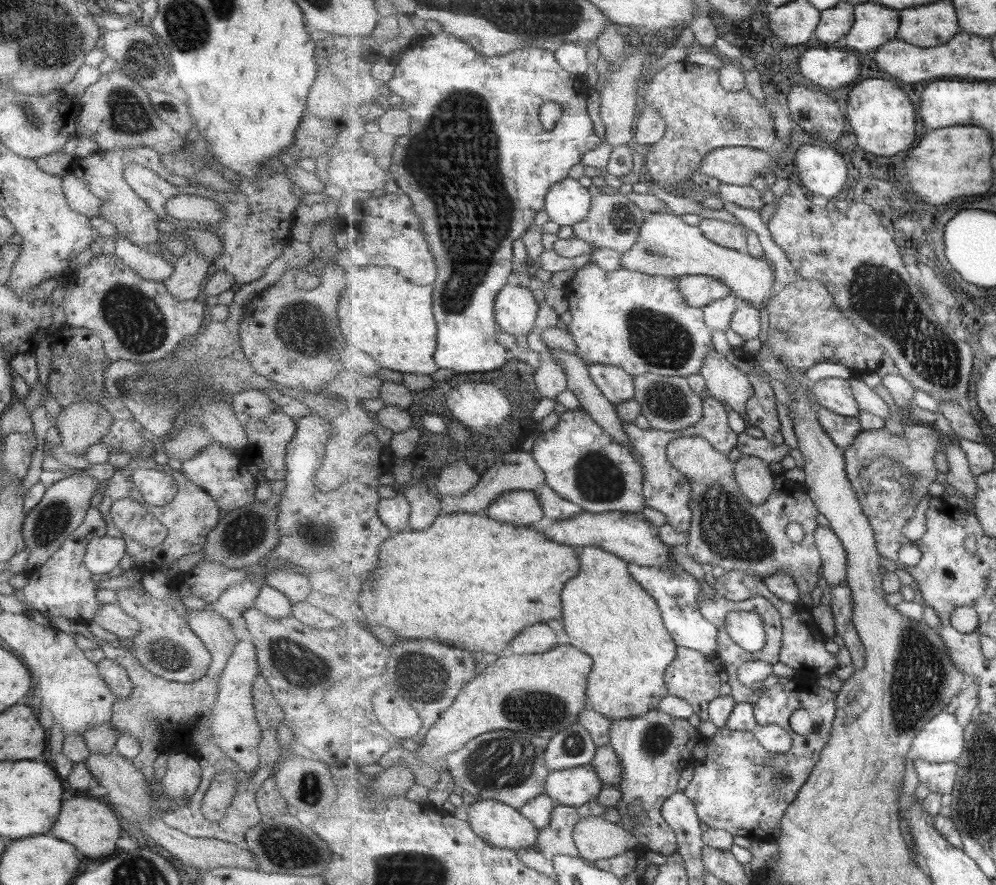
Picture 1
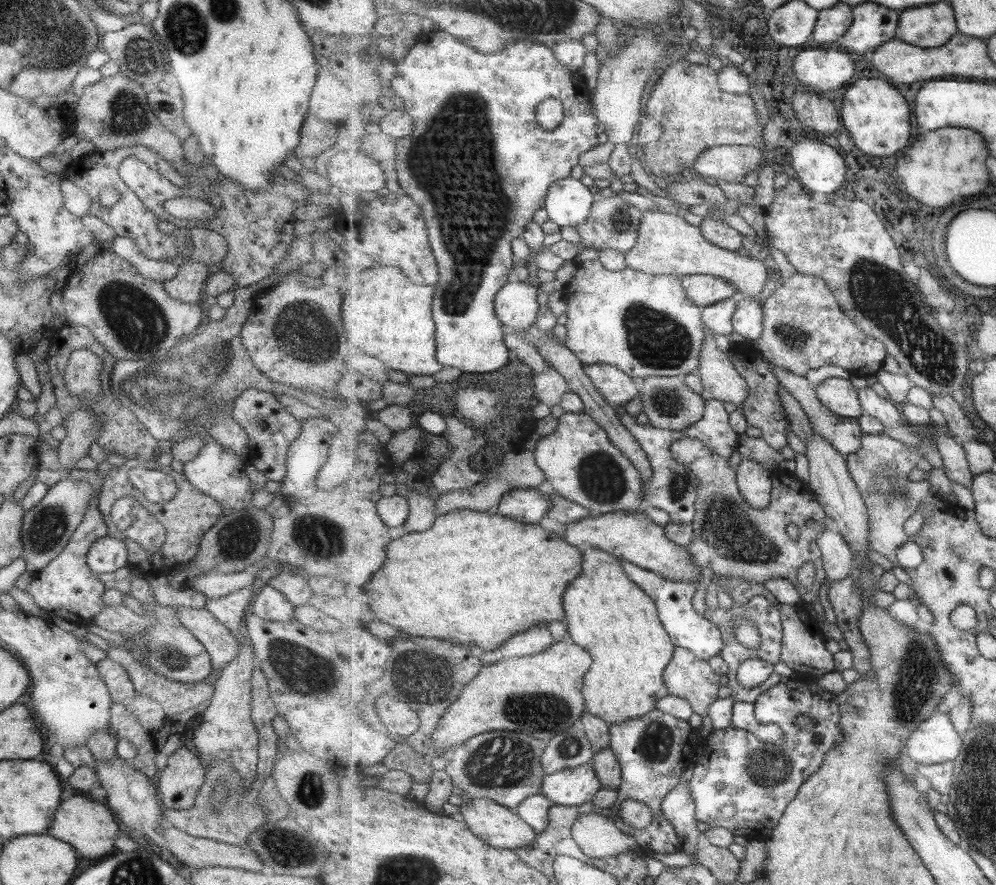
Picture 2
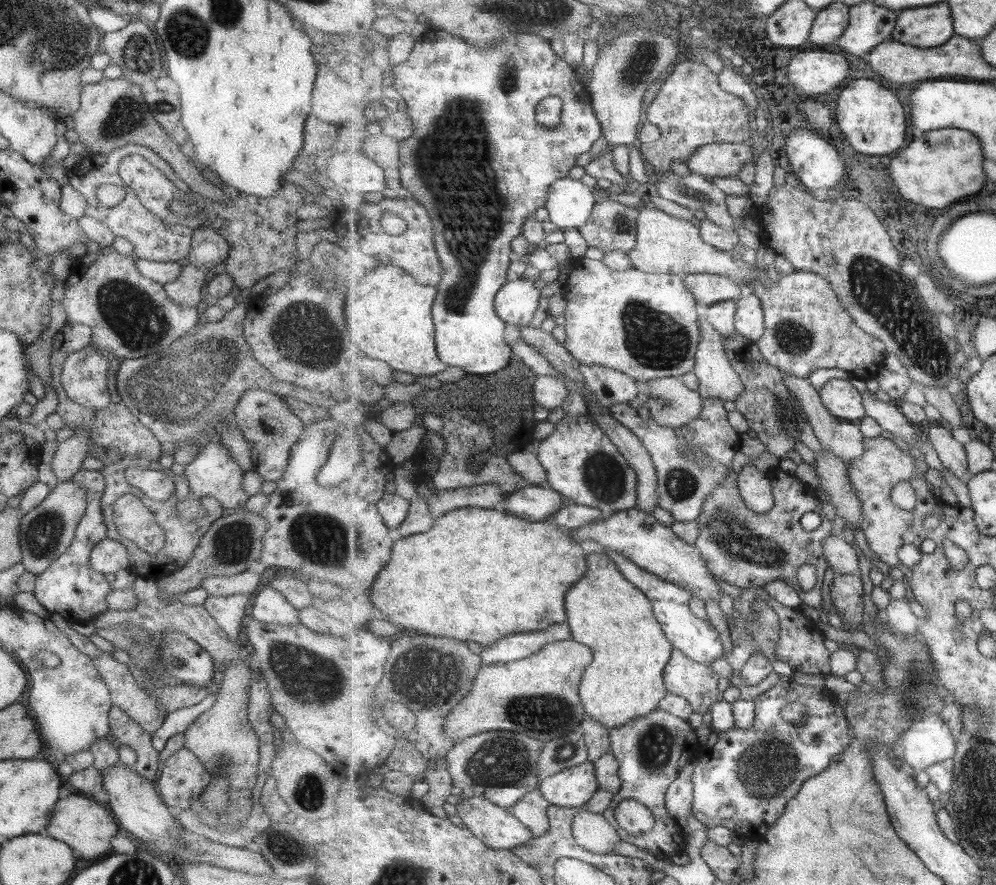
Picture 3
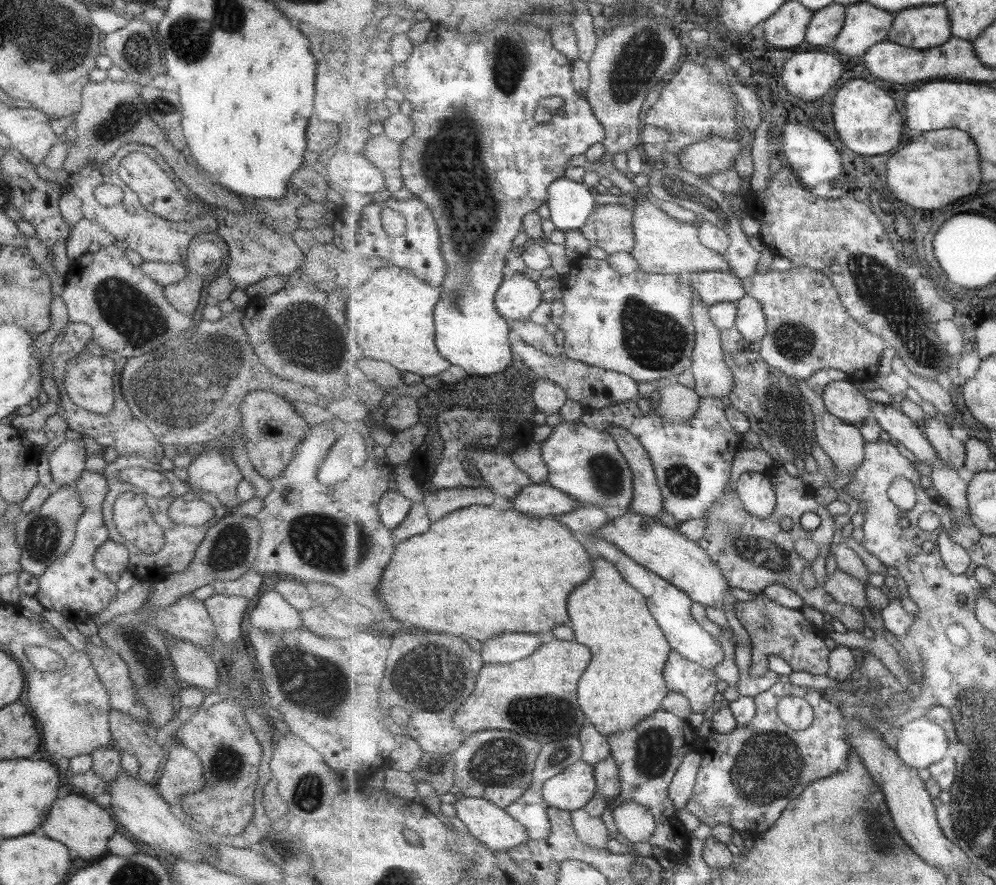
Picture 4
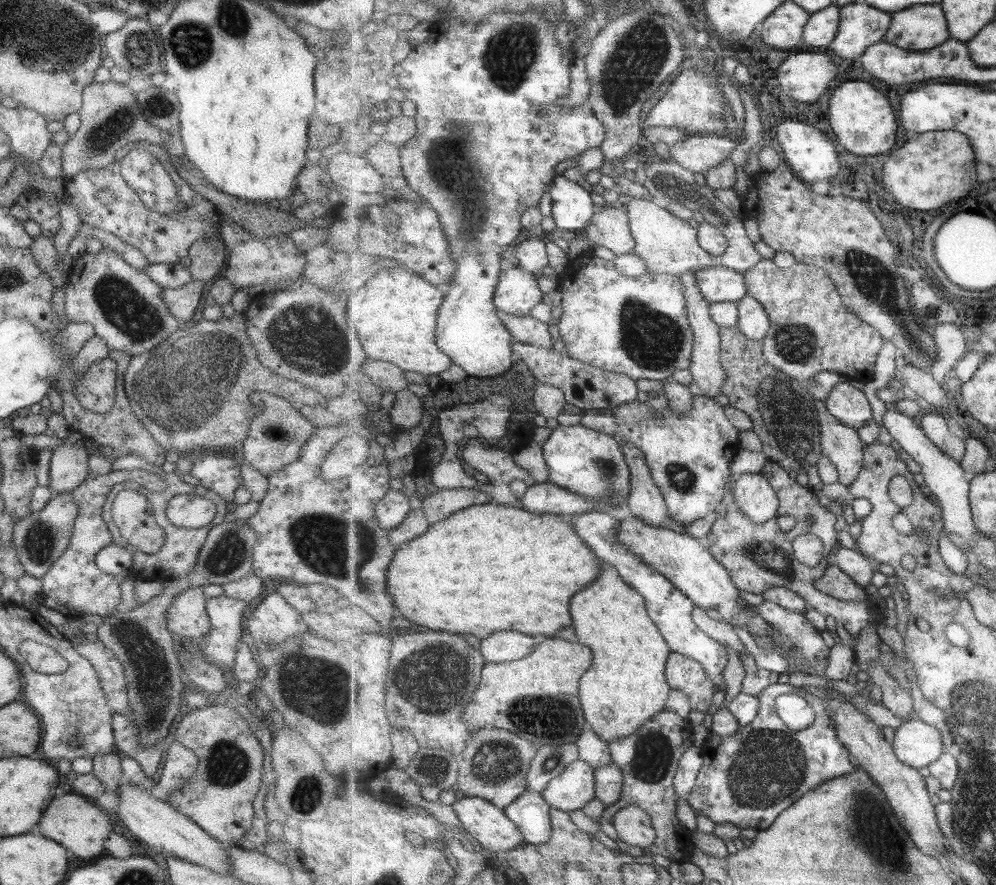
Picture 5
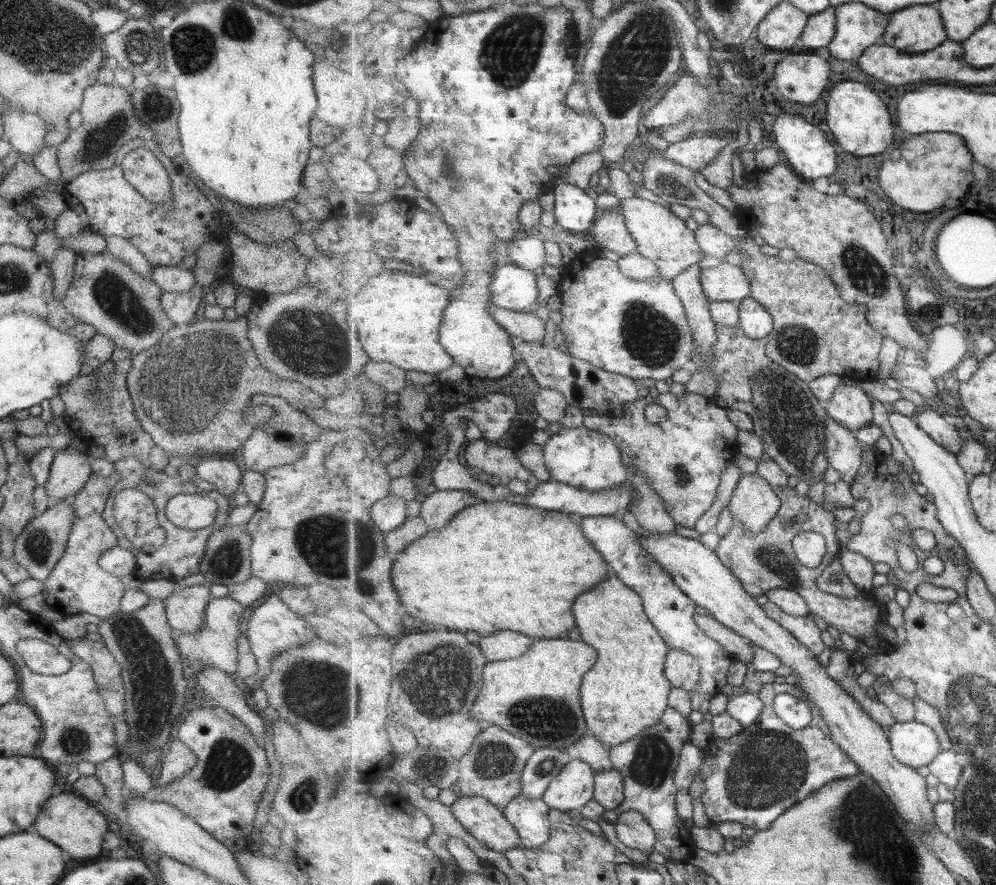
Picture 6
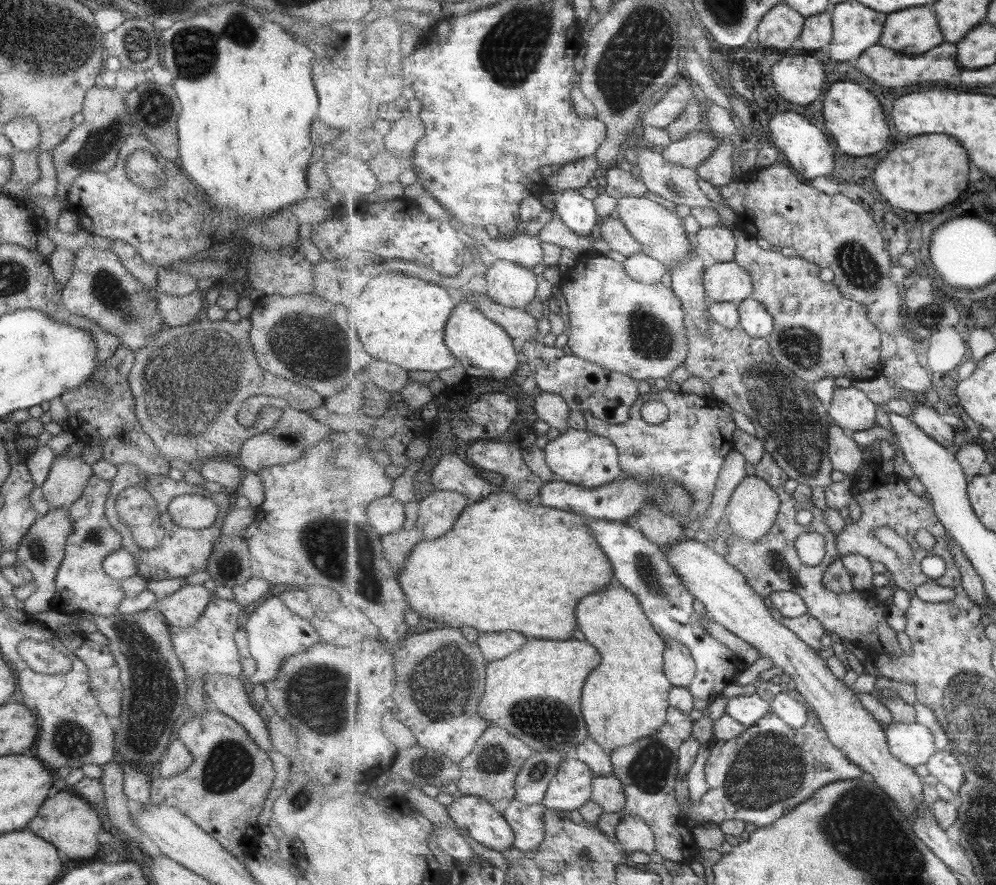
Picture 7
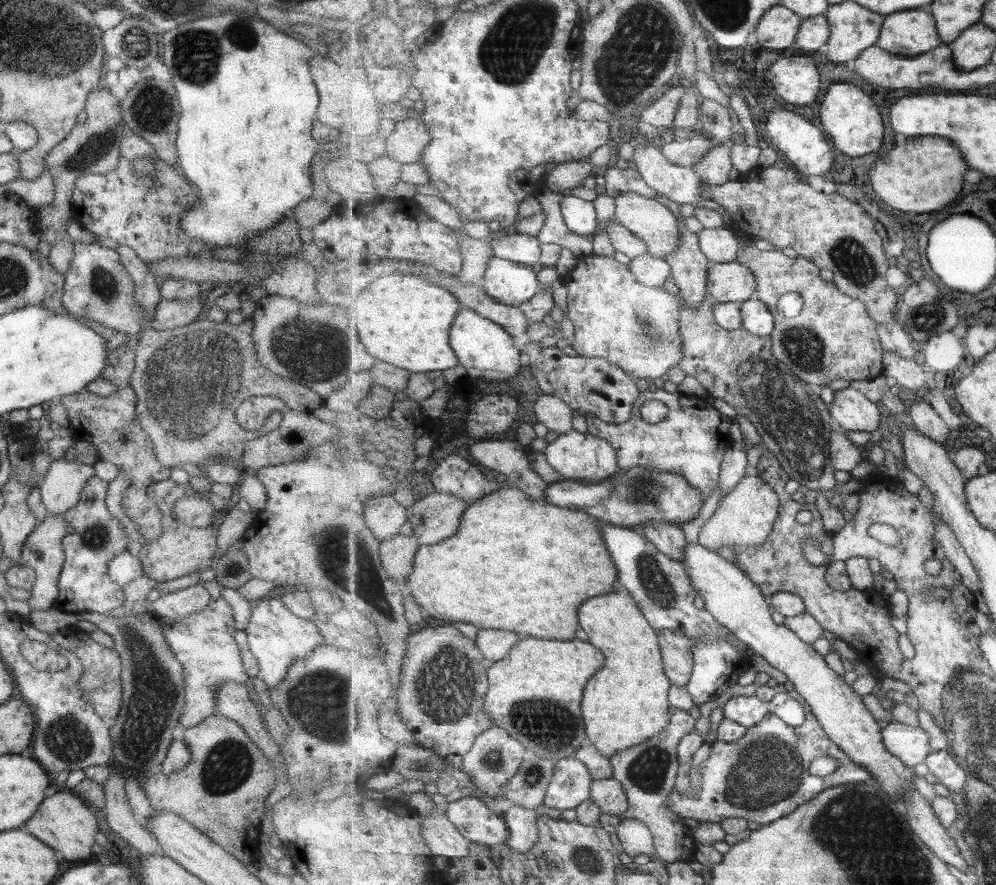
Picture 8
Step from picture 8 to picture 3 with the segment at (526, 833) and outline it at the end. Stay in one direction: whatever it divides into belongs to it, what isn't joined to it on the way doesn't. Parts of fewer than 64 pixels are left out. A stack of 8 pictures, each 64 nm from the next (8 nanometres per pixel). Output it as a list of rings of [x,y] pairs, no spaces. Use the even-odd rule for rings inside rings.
[[[540,789],[525,795],[523,799],[508,810],[519,820],[522,820],[523,824],[526,824],[534,832],[535,837],[540,837],[549,830],[548,808],[551,805]]]

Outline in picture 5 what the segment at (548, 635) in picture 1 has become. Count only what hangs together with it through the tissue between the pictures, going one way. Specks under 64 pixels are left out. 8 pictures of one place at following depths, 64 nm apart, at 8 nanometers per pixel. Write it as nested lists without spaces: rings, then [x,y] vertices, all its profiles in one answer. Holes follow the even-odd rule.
[[[495,632],[489,638],[482,639],[480,651],[486,663],[513,662],[530,656],[535,648],[547,641],[545,635],[528,635],[523,632]]]

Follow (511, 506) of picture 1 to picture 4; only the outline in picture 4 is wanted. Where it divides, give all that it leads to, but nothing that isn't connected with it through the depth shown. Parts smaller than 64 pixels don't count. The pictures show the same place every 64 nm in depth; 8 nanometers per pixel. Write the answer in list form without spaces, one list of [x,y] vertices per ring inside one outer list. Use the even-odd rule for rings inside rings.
[[[548,482],[526,486],[512,502],[517,512],[536,518],[547,518],[552,515],[558,517],[581,505],[566,492],[551,486]]]

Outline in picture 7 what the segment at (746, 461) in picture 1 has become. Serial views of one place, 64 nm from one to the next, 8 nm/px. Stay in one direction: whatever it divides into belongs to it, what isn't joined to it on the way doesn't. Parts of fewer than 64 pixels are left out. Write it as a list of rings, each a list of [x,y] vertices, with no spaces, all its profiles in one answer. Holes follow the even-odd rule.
[[[747,475],[739,484],[739,488],[733,493],[728,504],[726,518],[729,522],[729,536],[743,537],[746,541],[758,541],[762,539],[775,524],[781,508],[781,498],[777,492],[756,475]]]

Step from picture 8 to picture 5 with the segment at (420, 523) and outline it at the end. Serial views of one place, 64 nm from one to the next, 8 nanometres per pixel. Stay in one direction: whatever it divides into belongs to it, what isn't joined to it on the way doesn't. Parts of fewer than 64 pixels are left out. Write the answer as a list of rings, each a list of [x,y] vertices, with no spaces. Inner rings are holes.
[[[456,488],[440,489],[434,495],[423,500],[423,510],[430,524],[435,524],[449,518],[455,512],[475,505],[493,502],[491,496],[483,489]]]

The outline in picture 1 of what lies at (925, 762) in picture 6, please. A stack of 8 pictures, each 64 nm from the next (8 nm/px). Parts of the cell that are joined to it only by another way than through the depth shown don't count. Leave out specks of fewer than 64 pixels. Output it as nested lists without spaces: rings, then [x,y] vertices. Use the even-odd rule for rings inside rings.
[[[941,712],[914,740],[911,756],[923,757],[932,763],[957,762],[963,755],[965,742],[964,729],[957,725],[955,716],[949,712]]]

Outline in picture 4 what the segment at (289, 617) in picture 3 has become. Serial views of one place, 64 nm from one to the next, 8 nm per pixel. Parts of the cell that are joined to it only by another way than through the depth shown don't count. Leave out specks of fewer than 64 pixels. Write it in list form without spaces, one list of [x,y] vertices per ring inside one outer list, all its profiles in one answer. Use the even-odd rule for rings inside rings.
[[[277,592],[261,594],[249,615],[250,624],[268,633],[295,630],[302,626],[300,612],[291,607]]]

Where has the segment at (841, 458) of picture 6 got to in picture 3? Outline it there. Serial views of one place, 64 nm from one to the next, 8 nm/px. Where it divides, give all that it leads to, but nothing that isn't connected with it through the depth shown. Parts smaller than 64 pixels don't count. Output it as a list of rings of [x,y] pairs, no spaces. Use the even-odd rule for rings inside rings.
[[[784,373],[784,383],[789,387],[795,397],[799,399],[802,410],[808,416],[808,422],[812,426],[818,442],[825,449],[834,452],[838,457],[843,458],[848,468],[853,459],[858,459],[865,452],[865,436],[860,429],[858,422],[851,422],[847,419],[835,416],[822,401],[820,390],[815,388],[808,378],[799,378],[789,373]]]

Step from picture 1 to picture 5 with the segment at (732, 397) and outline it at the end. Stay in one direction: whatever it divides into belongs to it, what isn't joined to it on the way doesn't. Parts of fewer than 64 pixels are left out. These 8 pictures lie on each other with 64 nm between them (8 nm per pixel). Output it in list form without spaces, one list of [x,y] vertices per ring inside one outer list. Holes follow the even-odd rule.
[[[690,271],[680,277],[684,284],[684,291],[687,297],[687,310],[690,318],[691,326],[694,328],[694,355],[692,365],[689,371],[694,376],[694,381],[689,390],[692,390],[696,396],[715,397],[724,392],[724,388],[728,379],[725,367],[721,360],[722,338],[720,327],[713,319],[710,313],[710,302],[698,287],[695,271]]]

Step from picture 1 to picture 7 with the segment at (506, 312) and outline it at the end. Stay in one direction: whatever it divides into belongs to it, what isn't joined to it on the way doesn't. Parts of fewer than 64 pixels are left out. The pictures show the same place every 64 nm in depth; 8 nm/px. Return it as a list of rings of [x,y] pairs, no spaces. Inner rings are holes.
[[[497,260],[484,275],[487,280],[486,294],[495,302],[509,308],[525,309],[538,298],[538,276],[532,269],[525,268],[510,261]]]

